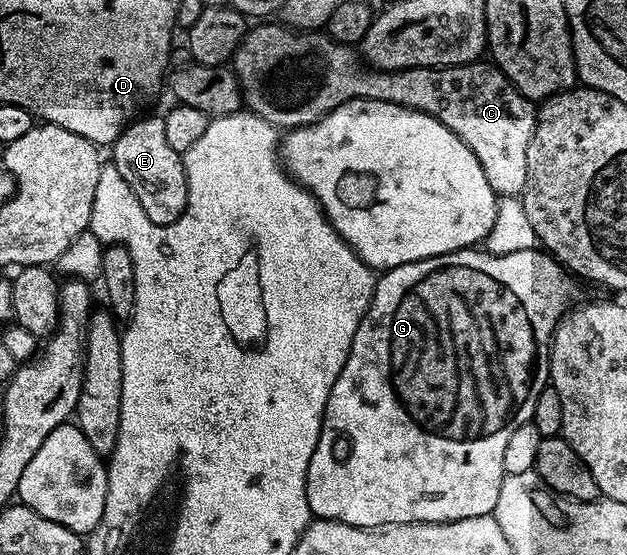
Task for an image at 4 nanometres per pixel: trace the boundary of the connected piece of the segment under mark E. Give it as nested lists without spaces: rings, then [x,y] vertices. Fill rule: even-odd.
[[[138,116],[125,126],[124,131],[111,146],[111,164],[123,175],[123,179],[135,191],[135,199],[139,199],[139,207],[147,211],[147,219],[151,223],[170,225],[183,215],[189,198],[187,187],[187,171],[185,158],[175,151],[175,147],[167,147],[167,134],[164,131],[164,116]]]

